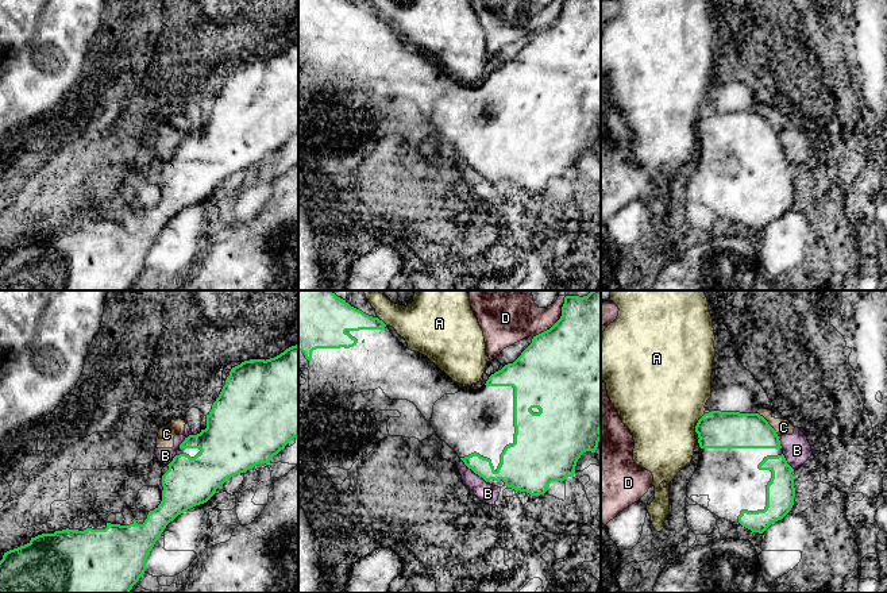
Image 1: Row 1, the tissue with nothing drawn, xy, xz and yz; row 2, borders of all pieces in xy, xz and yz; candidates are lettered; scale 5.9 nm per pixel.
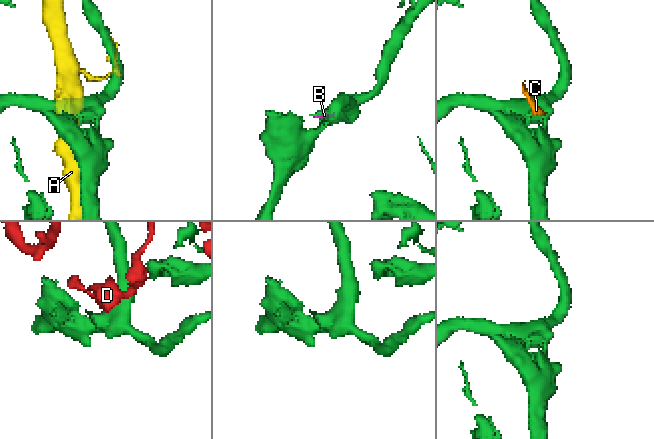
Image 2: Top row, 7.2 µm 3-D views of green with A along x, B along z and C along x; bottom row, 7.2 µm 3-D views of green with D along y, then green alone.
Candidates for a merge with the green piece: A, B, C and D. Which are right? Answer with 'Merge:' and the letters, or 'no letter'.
Merge: no letter

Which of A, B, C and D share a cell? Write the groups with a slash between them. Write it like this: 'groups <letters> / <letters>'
groups A / B C / D

